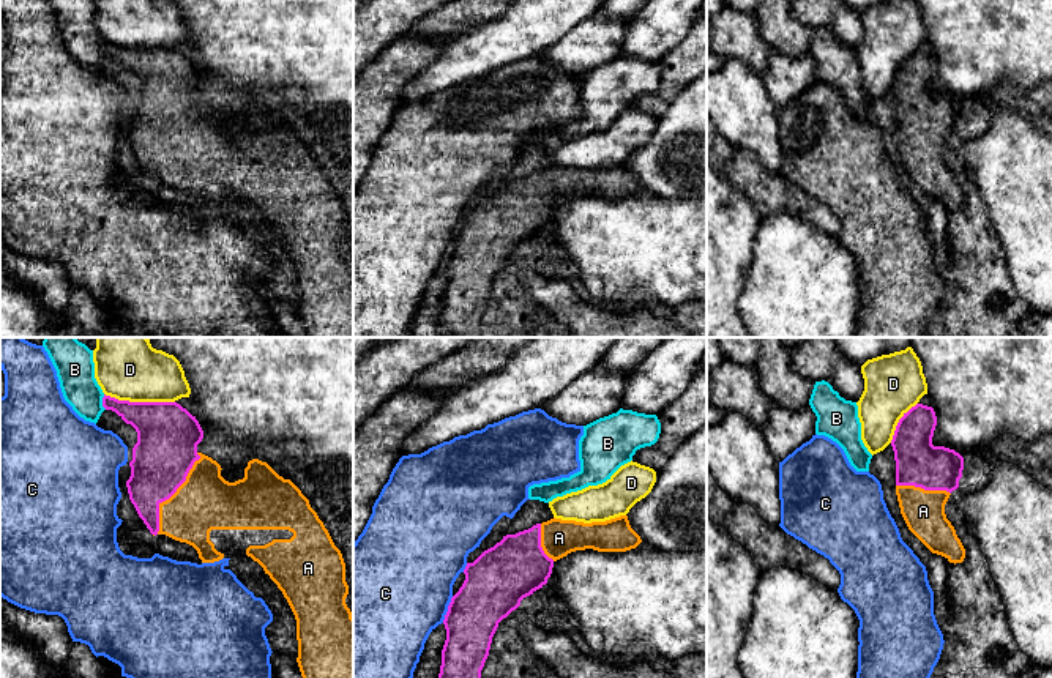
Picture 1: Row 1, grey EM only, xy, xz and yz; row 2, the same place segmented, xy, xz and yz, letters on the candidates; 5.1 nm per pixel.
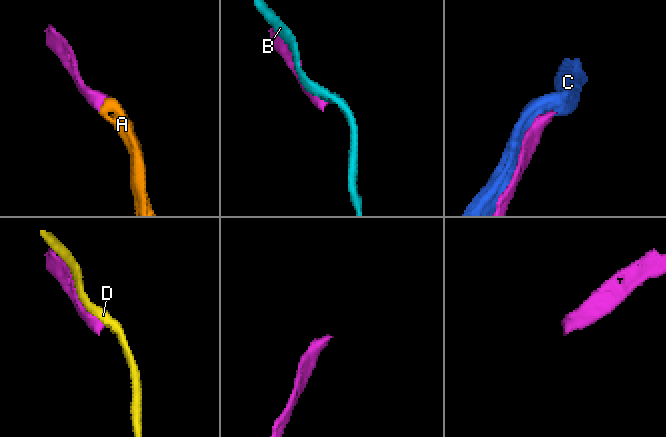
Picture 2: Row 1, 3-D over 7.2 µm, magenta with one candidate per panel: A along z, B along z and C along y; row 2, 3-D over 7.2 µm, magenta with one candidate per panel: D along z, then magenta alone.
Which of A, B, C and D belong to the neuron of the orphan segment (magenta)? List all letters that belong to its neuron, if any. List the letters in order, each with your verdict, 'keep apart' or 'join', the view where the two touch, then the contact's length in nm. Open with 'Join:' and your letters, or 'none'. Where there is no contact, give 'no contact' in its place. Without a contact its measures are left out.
Join: A
A: join; meets magenta in xy; contact 480 nm long
B: keep apart; meets magenta in xy; contact 80 nm long
C: keep apart; meets magenta in xz; contact 150 nm long
D: keep apart; meets magenta in xy; contact 360 nm long

